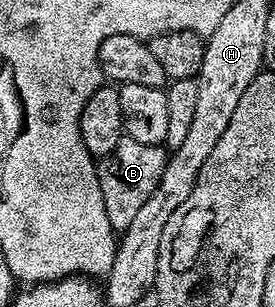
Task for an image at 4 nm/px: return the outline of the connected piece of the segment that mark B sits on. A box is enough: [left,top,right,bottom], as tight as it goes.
[97,135,169,234]

